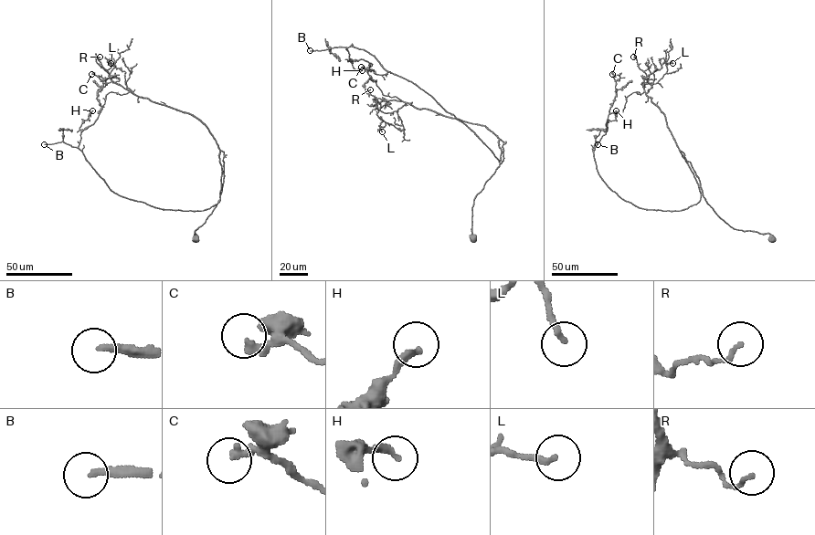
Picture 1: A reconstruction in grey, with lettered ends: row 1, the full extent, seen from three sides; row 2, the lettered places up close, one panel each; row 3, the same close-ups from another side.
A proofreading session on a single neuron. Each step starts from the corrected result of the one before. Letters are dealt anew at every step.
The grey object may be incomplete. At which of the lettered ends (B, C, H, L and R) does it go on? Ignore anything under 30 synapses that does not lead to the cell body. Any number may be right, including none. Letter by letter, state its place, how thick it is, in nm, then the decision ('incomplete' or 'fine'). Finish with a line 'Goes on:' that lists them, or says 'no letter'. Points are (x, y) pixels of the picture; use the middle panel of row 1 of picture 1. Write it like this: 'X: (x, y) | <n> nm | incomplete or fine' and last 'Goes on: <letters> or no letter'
B: (310, 50) | 200 nm | incomplete
C: (361, 67) | 320 nm | fine
H: (362, 70) | 240 nm | fine
L: (382, 131) | 190 nm | fine
R: (370, 89) | 130 nm | fine
Goes on: B

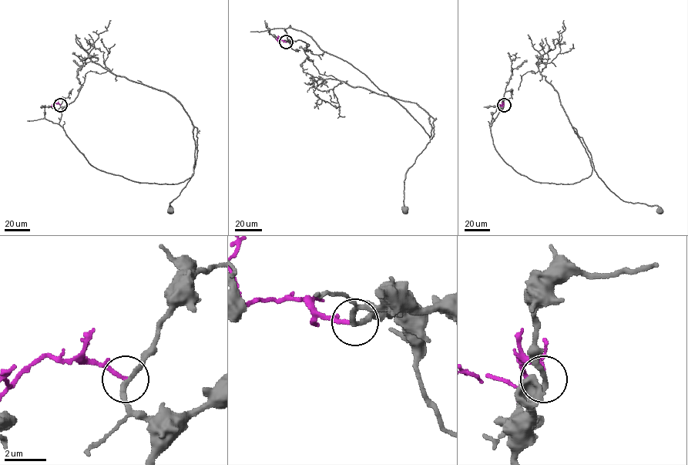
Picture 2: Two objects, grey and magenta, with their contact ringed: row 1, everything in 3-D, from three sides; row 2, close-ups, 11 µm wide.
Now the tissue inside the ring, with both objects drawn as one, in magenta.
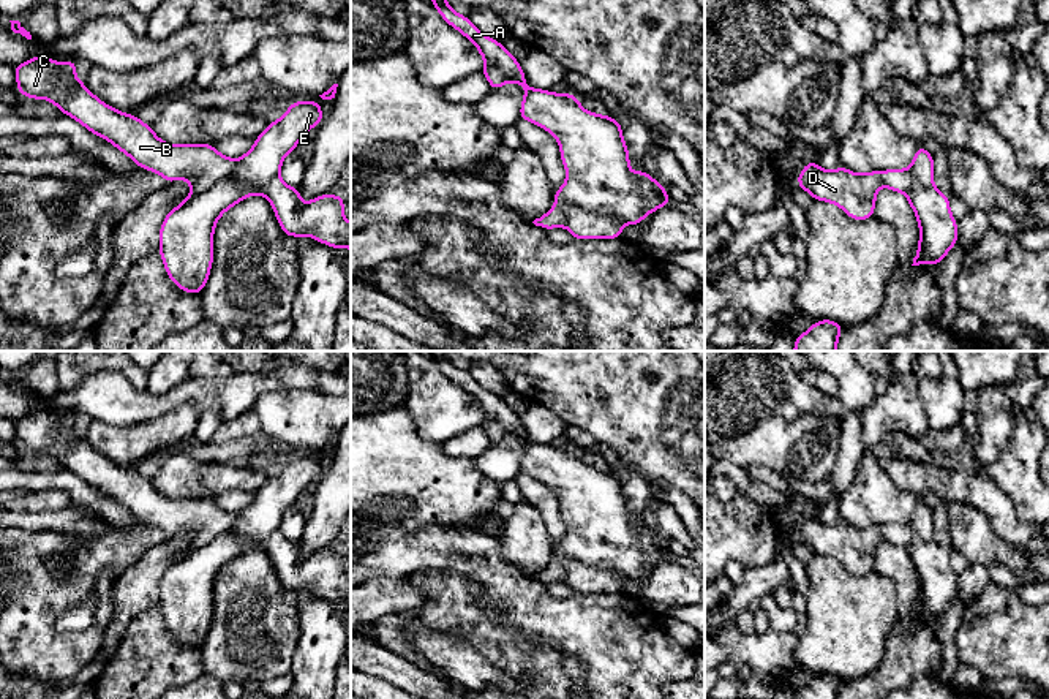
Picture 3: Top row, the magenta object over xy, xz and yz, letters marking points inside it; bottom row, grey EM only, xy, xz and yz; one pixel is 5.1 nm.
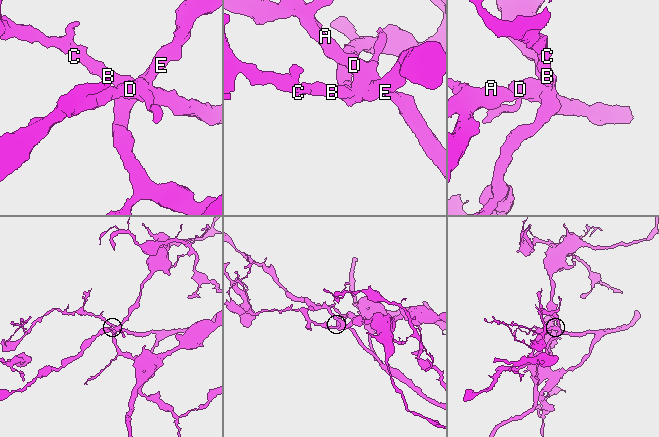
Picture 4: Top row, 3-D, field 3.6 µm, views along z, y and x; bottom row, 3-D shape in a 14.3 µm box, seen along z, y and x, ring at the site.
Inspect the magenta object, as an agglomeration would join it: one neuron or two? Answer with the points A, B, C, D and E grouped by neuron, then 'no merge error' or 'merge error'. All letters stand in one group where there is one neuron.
groups A B C D / E; merge error

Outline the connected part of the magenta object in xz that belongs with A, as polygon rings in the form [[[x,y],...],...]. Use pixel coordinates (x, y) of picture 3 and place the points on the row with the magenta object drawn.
[[[430,0],[441,17],[477,46],[485,65],[480,70],[491,92],[507,82],[524,89],[520,119],[547,130],[556,138],[567,179],[555,191],[555,206],[532,223],[543,229],[562,228],[562,206],[575,206],[597,215],[618,215],[629,225],[640,225],[662,206],[670,206],[665,185],[645,169],[630,171],[622,127],[610,115],[585,111],[567,92],[531,89],[520,62],[504,44],[483,35],[469,17],[455,13],[447,0]]]

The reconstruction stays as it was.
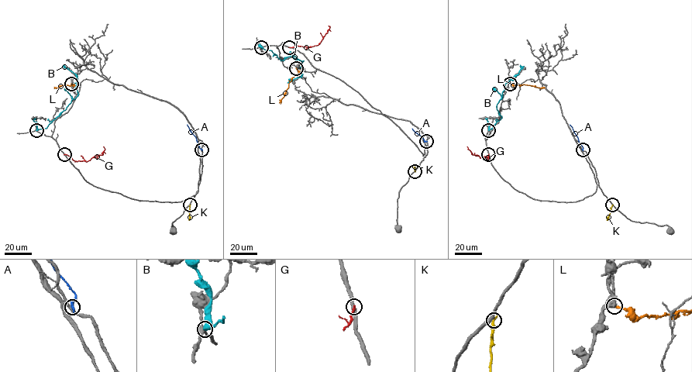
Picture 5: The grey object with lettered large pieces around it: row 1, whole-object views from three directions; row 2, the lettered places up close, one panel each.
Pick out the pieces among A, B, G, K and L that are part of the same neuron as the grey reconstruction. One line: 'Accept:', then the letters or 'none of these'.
Accept: none of these

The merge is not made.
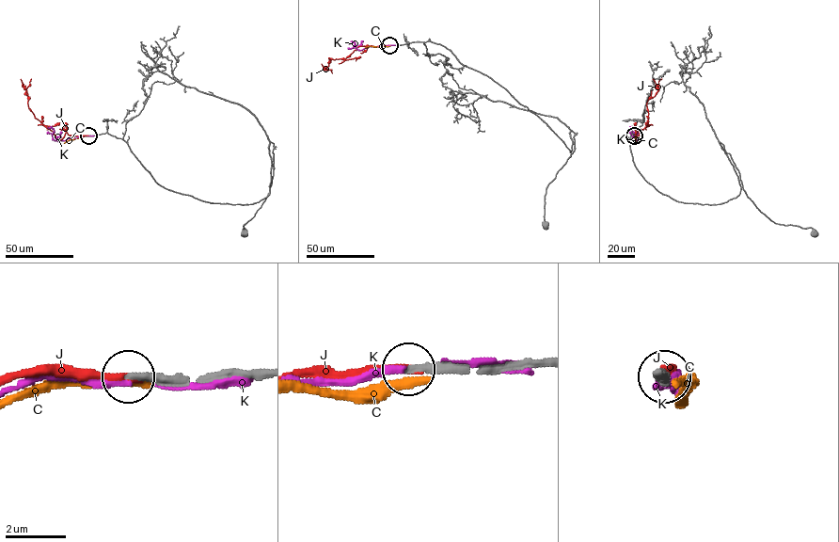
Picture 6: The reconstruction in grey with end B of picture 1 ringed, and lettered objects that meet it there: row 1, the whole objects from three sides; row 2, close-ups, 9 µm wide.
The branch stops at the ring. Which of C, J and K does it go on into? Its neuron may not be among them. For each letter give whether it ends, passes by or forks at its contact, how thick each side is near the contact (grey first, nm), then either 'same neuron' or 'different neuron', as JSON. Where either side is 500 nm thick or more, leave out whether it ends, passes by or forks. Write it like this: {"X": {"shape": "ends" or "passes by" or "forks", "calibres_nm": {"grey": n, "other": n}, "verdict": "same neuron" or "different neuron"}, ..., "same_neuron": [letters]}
{"C": {"shape": "ends", "calibres_nm": {"grey": 340, "other": 260}, "verdict": "different neuron"}, "J": {"shape": "ends", "calibres_nm": {"grey": 280, "other": 220}, "verdict": "same neuron"}, "K": {"shape": "passes by", "calibres_nm": {"grey": 280, "other": 160}, "verdict": "different neuron"}, "same_neuron": ["J"]}

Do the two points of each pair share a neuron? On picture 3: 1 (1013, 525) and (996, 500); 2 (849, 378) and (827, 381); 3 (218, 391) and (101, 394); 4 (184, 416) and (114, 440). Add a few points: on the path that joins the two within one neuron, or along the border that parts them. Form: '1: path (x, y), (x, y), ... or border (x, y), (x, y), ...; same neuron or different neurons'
1: path (1011, 519), (1002, 506); same neuron
2: border (812, 367), (823, 369), (834, 378), (838, 397); different neurons
3: path (190, 392), (165, 404), (130, 404); same neuron
4: path (166, 432), (144, 440), (131, 440); same neuron

